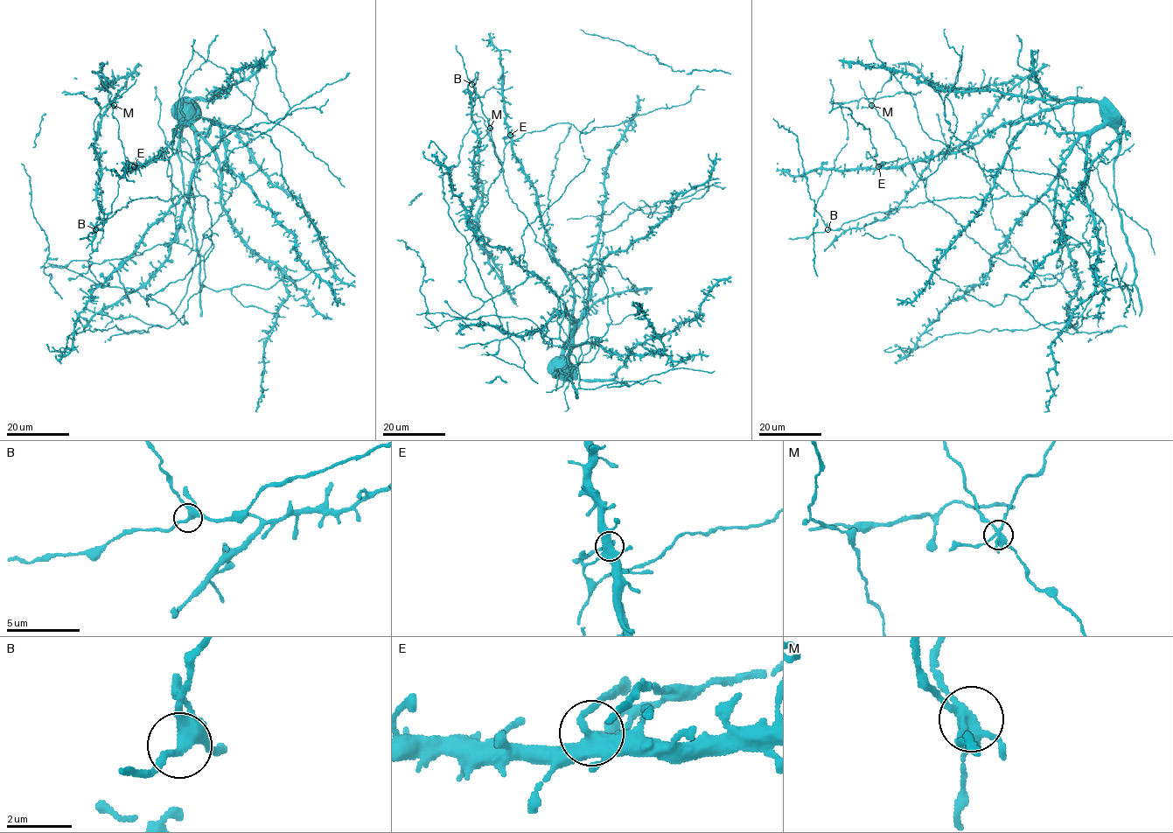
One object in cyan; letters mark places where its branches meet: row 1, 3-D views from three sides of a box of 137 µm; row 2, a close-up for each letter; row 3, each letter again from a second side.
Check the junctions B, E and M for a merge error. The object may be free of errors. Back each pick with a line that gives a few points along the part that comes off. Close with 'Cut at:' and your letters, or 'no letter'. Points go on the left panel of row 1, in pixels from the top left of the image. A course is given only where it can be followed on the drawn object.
Cut at: M

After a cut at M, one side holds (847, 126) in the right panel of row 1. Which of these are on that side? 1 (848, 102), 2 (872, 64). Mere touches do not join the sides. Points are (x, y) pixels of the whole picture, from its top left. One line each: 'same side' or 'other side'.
1: other side
2: same side

